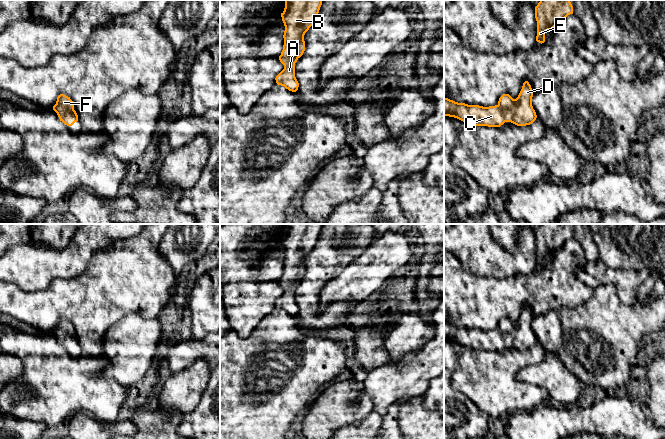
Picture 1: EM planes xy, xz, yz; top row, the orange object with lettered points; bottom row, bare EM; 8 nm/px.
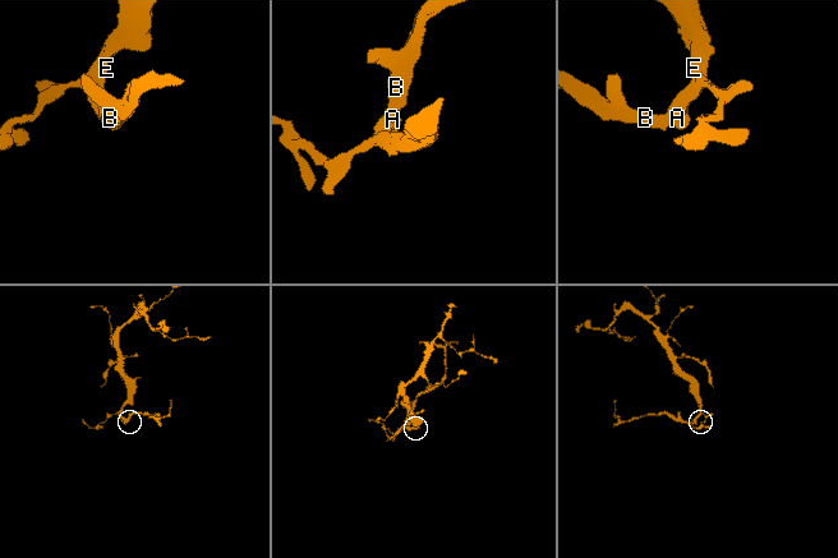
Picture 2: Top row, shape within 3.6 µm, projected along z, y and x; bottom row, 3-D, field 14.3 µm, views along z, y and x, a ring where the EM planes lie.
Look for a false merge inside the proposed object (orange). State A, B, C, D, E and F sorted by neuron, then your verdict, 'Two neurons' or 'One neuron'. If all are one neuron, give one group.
Groups: A B C D E F. One neuron

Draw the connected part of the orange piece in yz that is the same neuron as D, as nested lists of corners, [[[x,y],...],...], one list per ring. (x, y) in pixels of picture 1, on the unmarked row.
[[[528,305],[523,307],[516,323],[503,318],[495,330],[468,329],[444,321],[444,340],[457,342],[474,350],[500,351],[505,346],[526,350],[537,342],[532,321],[533,315]]]

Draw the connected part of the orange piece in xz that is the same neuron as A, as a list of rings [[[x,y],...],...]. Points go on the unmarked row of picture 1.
[[[285,224],[285,232],[281,237],[285,250],[284,269],[279,280],[284,293],[275,304],[289,315],[298,314],[295,287],[305,275],[304,259],[315,246],[321,229],[322,224]]]

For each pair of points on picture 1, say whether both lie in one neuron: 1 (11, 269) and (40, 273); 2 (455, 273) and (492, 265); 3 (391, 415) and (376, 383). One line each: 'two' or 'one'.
1: one
2: two
3: two

